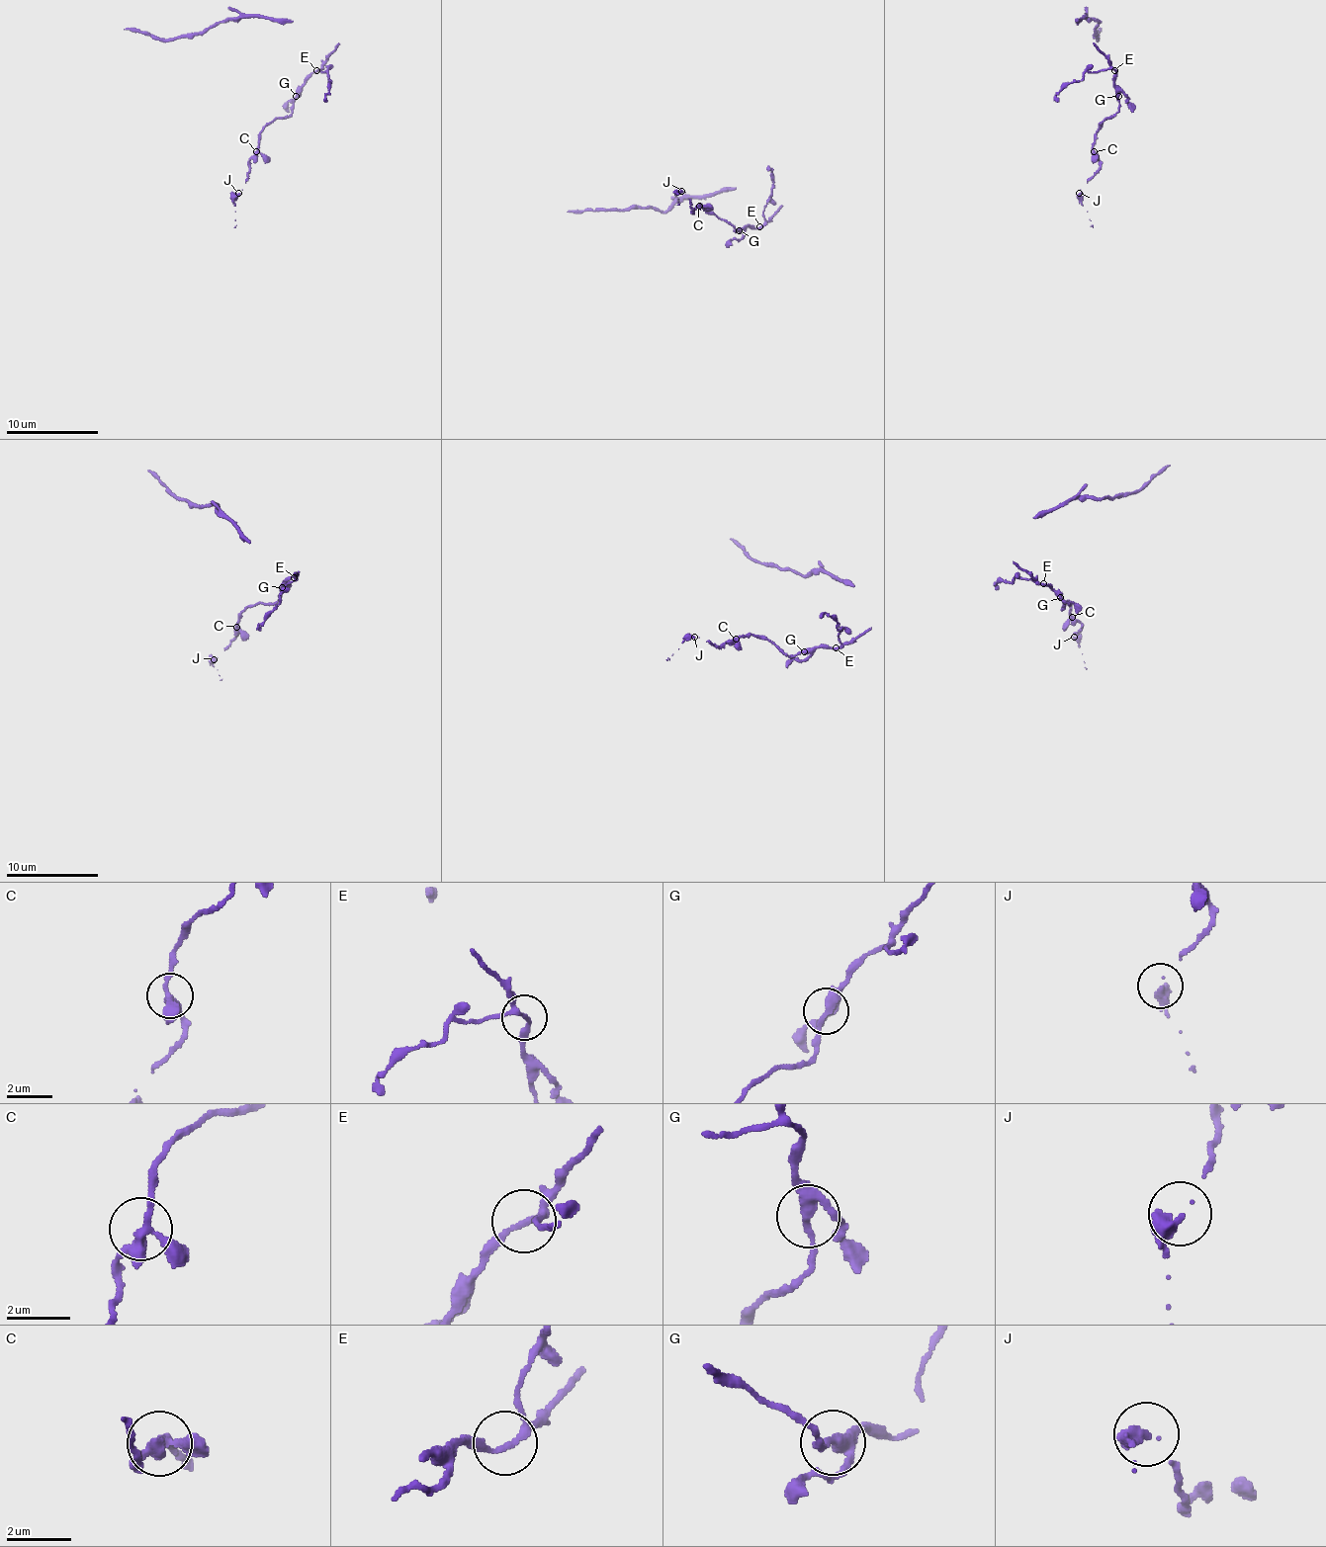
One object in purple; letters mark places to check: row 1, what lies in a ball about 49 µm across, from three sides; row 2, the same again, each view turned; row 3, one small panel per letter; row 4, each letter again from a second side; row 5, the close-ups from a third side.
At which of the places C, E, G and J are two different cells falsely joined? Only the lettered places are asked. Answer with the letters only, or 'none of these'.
none of these

